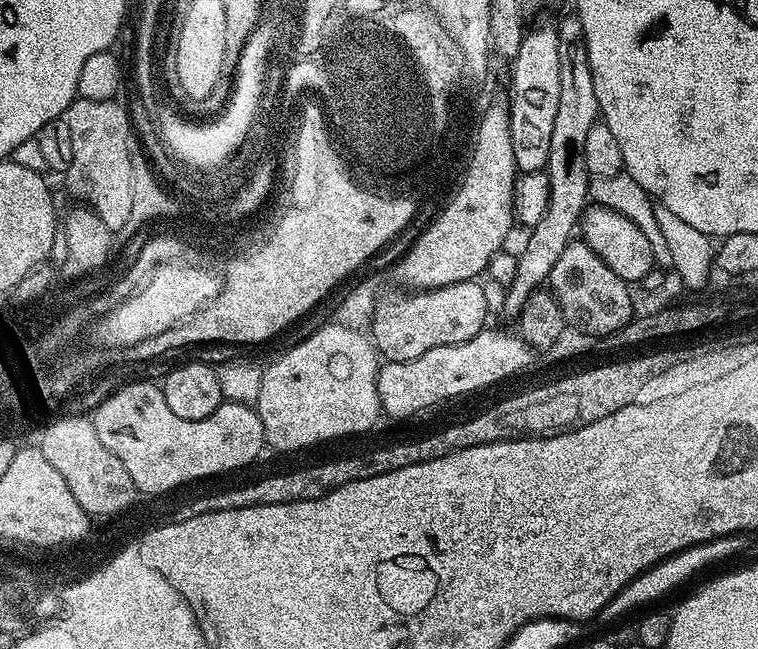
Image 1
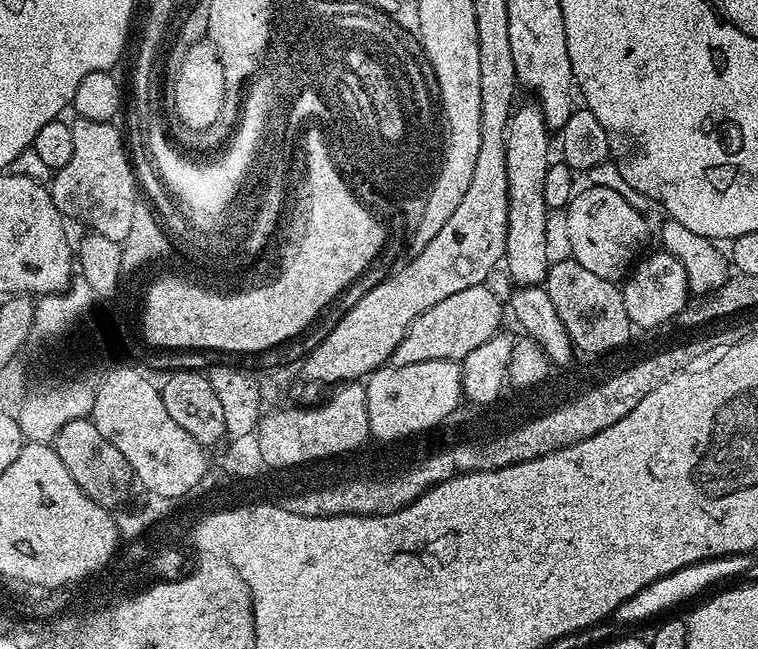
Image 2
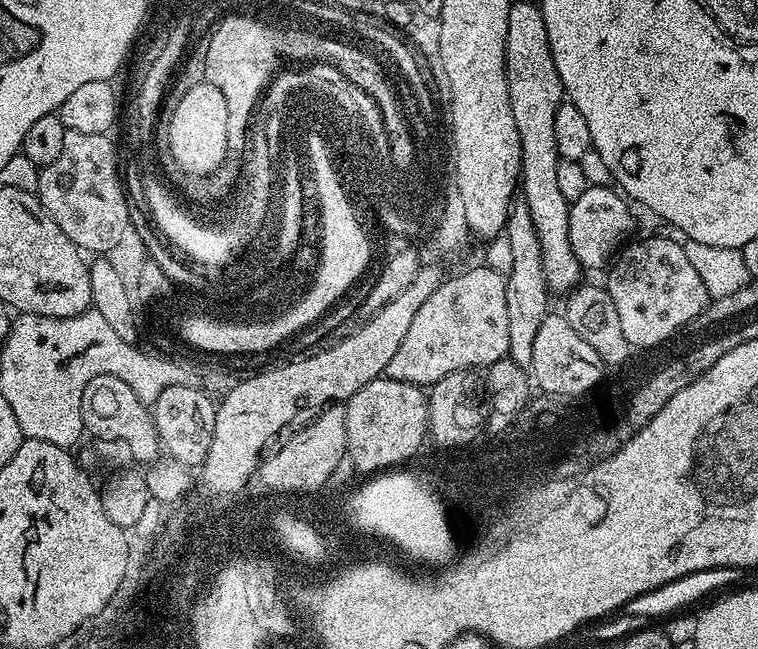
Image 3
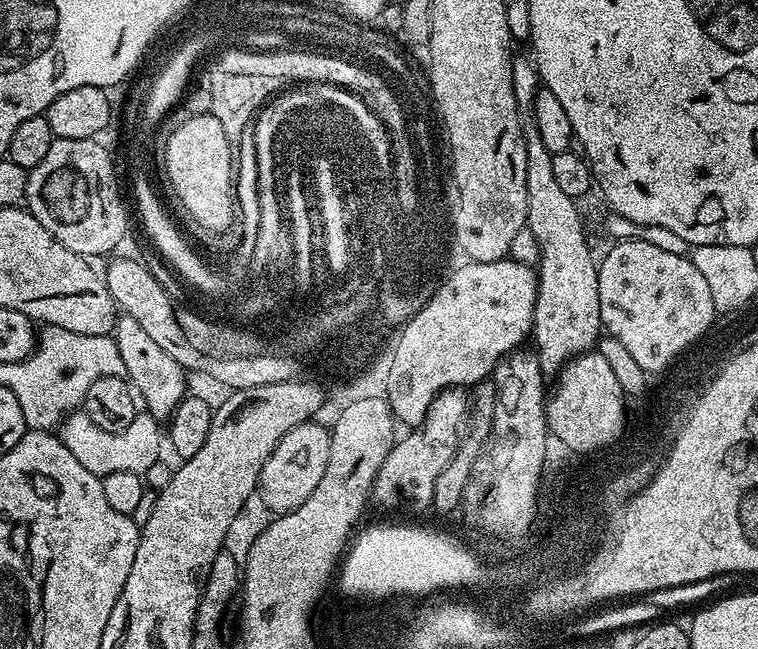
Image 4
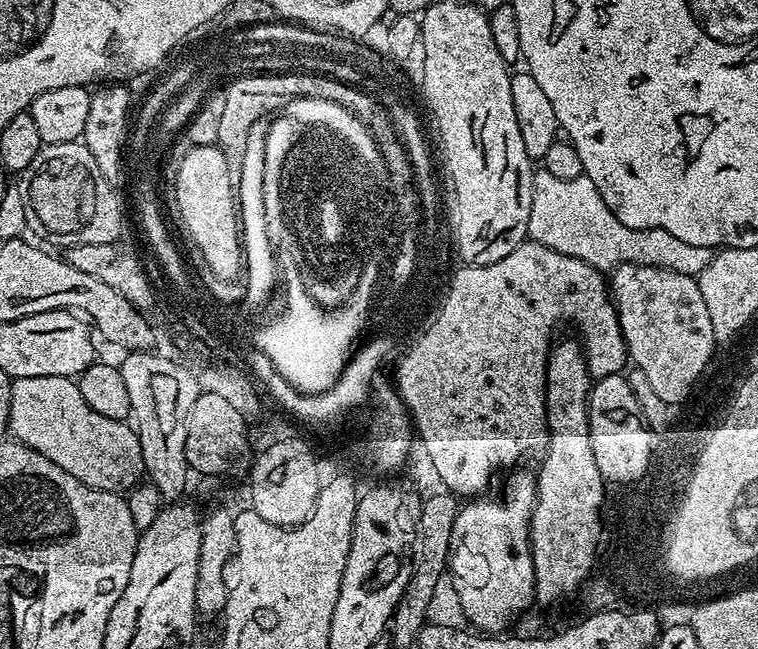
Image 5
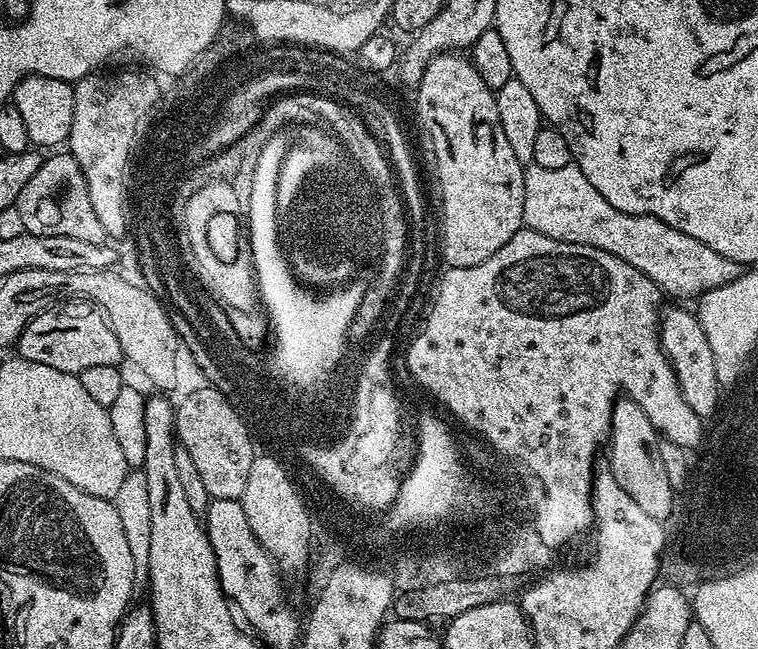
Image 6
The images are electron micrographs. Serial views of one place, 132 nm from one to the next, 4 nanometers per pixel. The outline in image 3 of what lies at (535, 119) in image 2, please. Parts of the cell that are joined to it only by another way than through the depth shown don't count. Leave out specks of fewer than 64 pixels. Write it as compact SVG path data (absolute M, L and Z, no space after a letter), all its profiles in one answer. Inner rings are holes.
M523 202L513 203L502 236L510 242L510 250L514 250L514 270L510 270L506 278L506 323L510 325L508 356L518 362L518 366L527 369L532 362L531 354L538 328L544 316L550 312L550 293L542 270L542 246L538 242L538 230L534 230L534 218L530 218L530 210Z

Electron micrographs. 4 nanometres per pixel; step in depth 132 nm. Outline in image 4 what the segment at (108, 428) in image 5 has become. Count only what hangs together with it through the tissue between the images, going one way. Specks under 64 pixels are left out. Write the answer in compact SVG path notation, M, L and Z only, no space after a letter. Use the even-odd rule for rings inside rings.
M77 410L64 418L63 424L58 429L61 442L90 470L94 475L103 478L115 471L132 471L146 474L156 464L160 456L160 440L162 444L162 426L146 410L137 411L136 417L126 426L126 430L111 432L102 430L102 426L95 424L88 413Z

